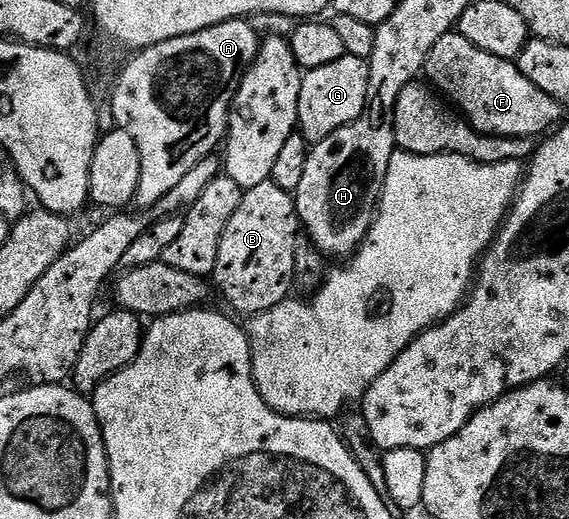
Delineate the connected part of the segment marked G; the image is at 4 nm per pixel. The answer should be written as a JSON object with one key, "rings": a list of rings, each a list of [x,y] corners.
{"rings":[[[345,54],[333,61],[333,65],[321,65],[321,69],[306,72],[301,81],[298,130],[308,144],[321,142],[325,137],[329,137],[329,133],[362,117],[367,107],[368,93],[369,63],[366,59]]]}

